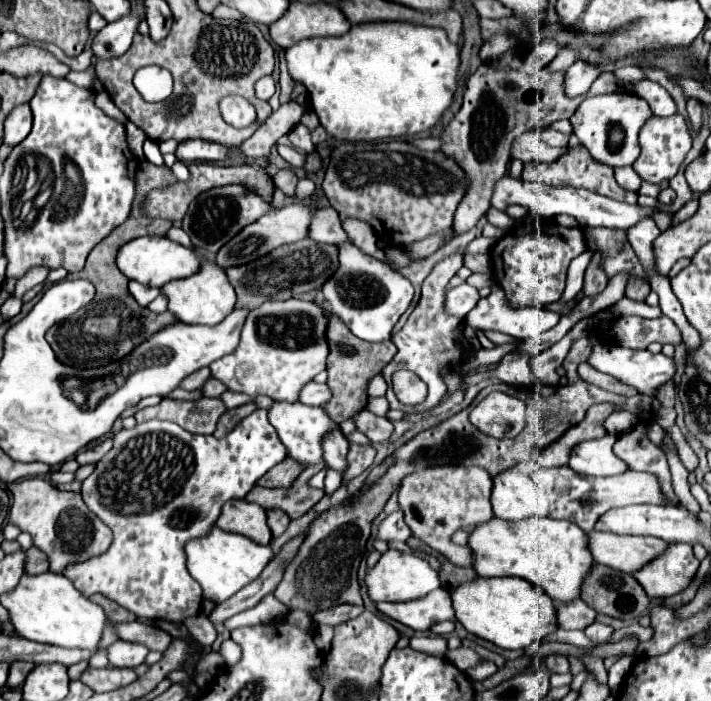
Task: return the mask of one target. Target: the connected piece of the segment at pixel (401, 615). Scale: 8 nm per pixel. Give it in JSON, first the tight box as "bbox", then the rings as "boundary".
{"bbox":[378,588,456,630],"boundary":[[[440,588],[412,602],[378,602],[378,610],[412,630],[430,630],[436,622],[456,620],[450,590]]]}

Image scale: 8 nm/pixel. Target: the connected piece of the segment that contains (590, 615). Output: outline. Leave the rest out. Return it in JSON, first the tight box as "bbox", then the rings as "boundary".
{"bbox":[558,600,596,628],"boundary":[[[574,600],[566,606],[558,606],[560,628],[588,628],[596,620],[596,612],[582,600]]]}

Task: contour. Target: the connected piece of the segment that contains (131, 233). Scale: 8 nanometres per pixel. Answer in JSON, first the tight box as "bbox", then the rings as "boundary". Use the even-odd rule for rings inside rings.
{"bbox":[46,162,176,370],"boundary":[[[144,162],[140,166],[140,170],[136,172],[136,198],[132,202],[132,214],[128,216],[128,220],[124,224],[120,224],[116,230],[112,230],[112,234],[108,234],[108,238],[104,238],[104,242],[98,242],[92,248],[84,270],[78,272],[78,278],[90,278],[90,282],[96,286],[94,300],[90,304],[86,304],[84,308],[80,308],[76,314],[72,314],[68,320],[54,324],[46,334],[48,344],[52,346],[56,358],[62,364],[72,366],[72,368],[82,368],[82,370],[84,368],[100,368],[104,364],[116,362],[116,360],[124,358],[126,354],[130,354],[140,342],[144,342],[148,338],[148,334],[154,334],[162,326],[176,322],[174,314],[168,310],[162,314],[154,314],[148,308],[138,306],[128,292],[130,280],[116,266],[116,254],[118,254],[120,246],[124,246],[126,242],[140,238],[140,236],[166,236],[168,234],[168,230],[172,228],[172,222],[146,218],[146,216],[142,216],[140,206],[152,188],[162,188],[172,182],[176,182],[176,178],[172,176],[168,166],[154,166],[150,162]]]}

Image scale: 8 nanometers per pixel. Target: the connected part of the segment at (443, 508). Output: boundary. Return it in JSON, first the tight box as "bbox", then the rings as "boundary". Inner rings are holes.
{"bbox":[398,466,492,566],"boundary":[[[436,466],[406,476],[398,490],[398,500],[406,524],[416,538],[424,540],[456,566],[472,566],[474,554],[470,554],[468,546],[454,544],[452,536],[462,528],[478,526],[480,522],[488,522],[492,518],[490,494],[492,476],[486,470],[478,466]]]}

